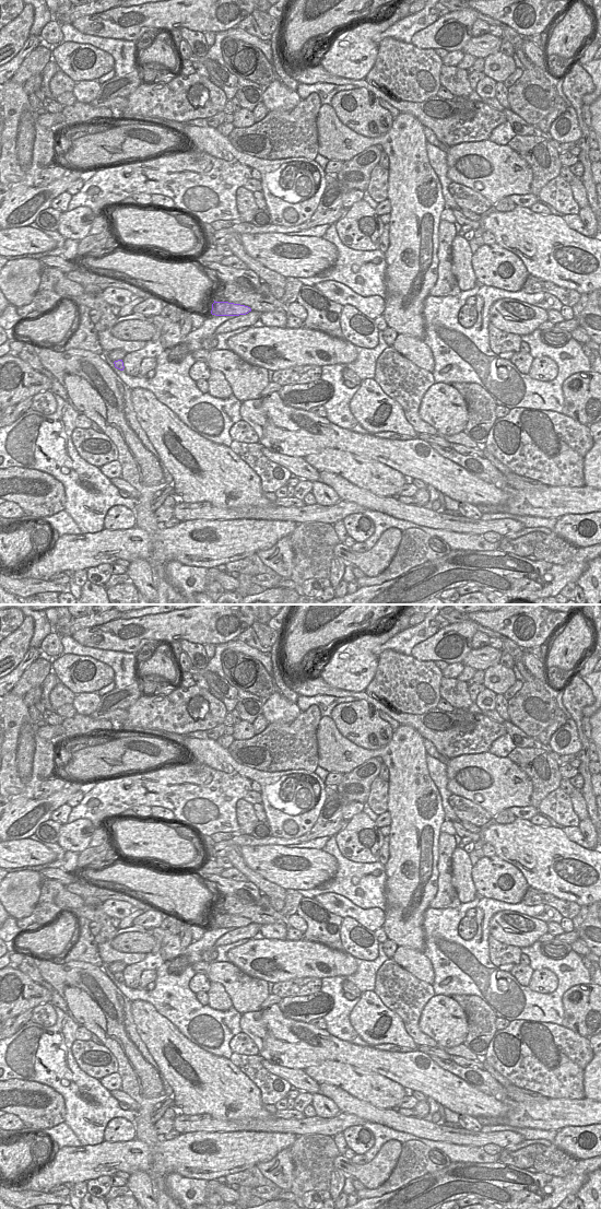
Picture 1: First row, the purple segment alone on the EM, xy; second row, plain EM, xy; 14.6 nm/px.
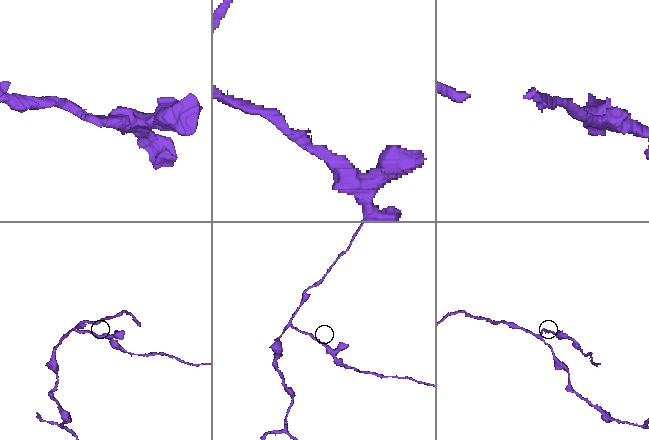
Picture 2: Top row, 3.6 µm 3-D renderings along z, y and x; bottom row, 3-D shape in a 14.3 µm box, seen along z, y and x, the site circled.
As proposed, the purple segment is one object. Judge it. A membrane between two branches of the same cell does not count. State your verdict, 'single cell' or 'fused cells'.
single cell

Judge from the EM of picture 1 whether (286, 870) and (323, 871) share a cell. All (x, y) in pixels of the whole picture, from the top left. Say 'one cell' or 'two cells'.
one cell

